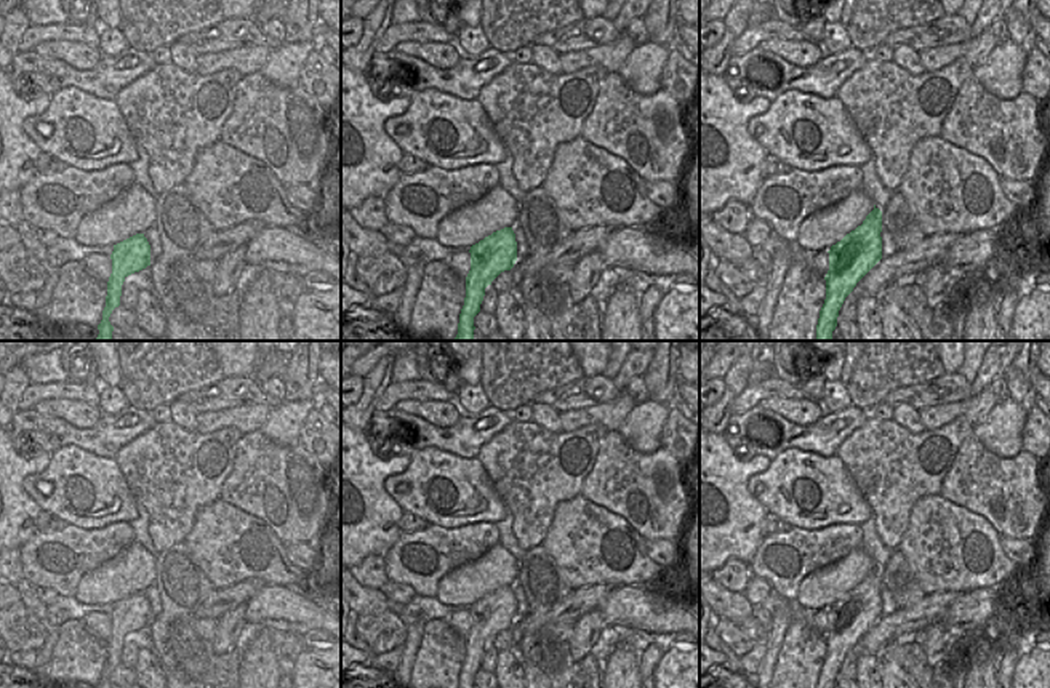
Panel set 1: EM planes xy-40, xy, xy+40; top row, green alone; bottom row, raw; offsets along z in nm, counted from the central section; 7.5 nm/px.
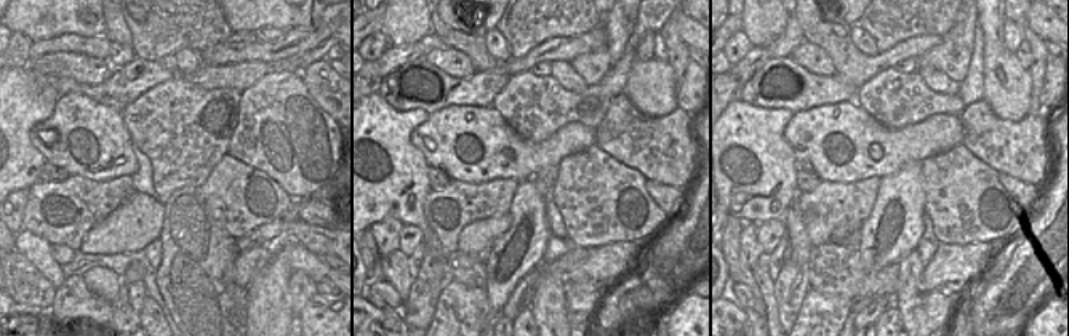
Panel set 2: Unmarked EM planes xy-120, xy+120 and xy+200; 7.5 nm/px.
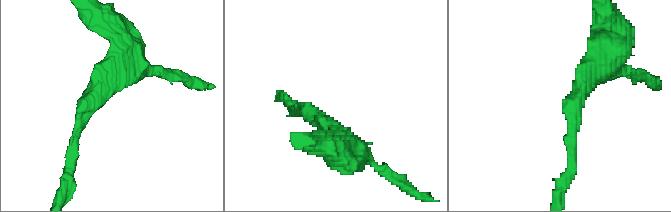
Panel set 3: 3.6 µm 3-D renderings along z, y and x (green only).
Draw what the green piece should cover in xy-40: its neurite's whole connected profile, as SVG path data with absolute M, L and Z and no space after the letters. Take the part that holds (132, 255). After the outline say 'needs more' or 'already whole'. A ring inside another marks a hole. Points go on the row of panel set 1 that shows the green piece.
M136 234L117 245L110 254L112 274L107 282L106 307L102 320L98 325L99 334L96 341L112 341L114 326L109 317L115 307L120 306L122 285L125 278L150 266L150 245L144 234Z | already whole

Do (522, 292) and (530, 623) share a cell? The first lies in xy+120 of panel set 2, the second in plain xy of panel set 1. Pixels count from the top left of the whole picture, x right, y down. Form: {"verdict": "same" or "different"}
{"verdict": "same"}

